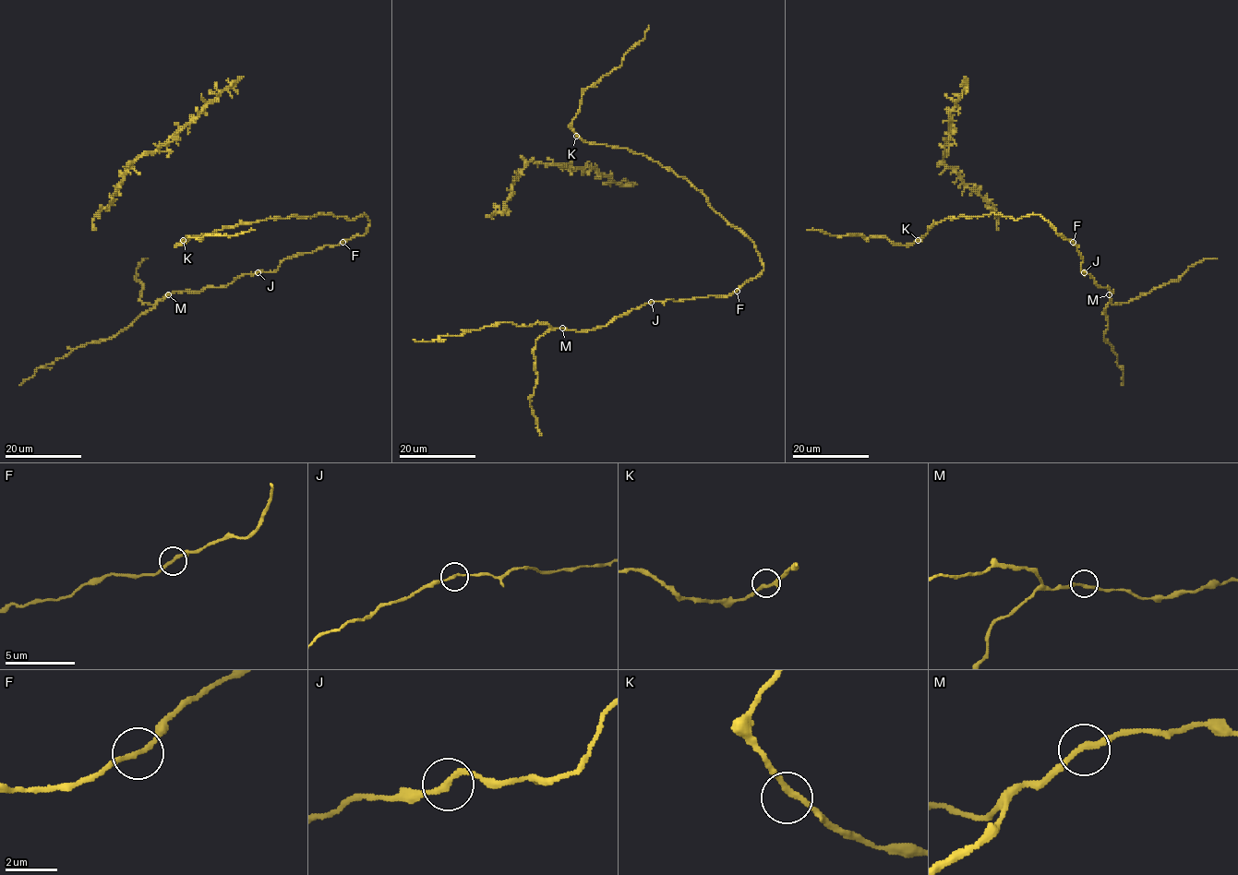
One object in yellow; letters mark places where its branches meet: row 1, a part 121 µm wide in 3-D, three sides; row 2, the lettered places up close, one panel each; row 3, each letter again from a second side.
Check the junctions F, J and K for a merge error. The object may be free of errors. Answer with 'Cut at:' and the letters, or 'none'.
Cut at: none

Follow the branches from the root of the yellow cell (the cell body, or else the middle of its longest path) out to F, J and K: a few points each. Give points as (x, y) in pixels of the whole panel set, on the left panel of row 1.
F: (360, 216), (365, 214), (369, 221), (366, 232), (342, 242)
J: (360, 216), (365, 214), (369, 221), (363, 235), (287, 257), (275, 270), (258, 272)
K: (360, 216), (347, 220), (320, 213), (313, 217), (267, 218), (183, 240)

